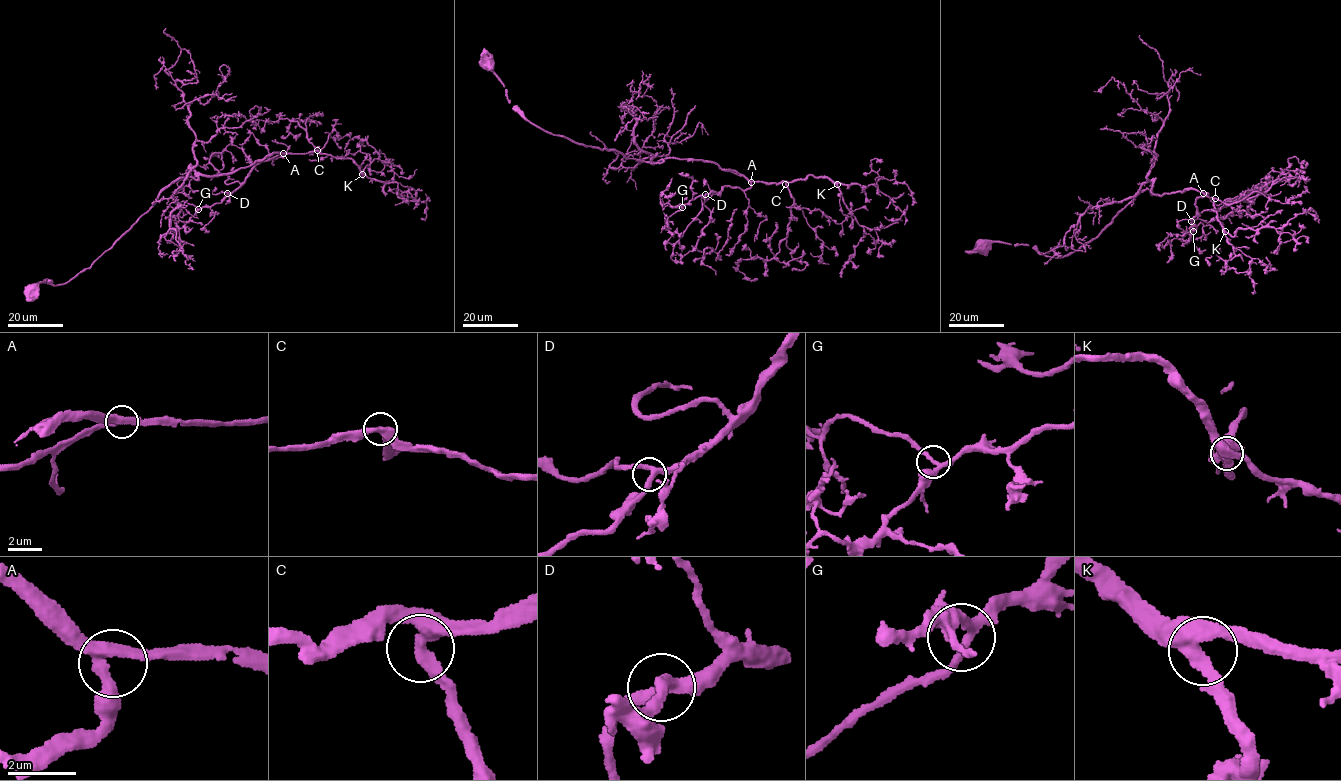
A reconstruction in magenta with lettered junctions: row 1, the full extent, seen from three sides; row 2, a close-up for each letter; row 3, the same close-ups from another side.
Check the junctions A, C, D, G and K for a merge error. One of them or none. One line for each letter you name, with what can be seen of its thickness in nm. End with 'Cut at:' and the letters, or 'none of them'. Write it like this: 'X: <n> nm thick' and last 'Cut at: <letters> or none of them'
Cut at: none of them

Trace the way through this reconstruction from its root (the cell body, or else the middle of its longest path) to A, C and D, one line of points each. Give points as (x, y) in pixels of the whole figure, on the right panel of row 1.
A: (983, 244), (1024, 244), (1060, 257), (1095, 238), (1146, 189), (1160, 195), (1189, 188), (1203, 193)
C: (983, 244), (1024, 244), (1059, 258), (1095, 238), (1117, 212), (1146, 189), (1161, 195), (1189, 188), (1215, 198)
D: (983, 244), (1060, 257), (1146, 189), (1207, 193), (1191, 221)

